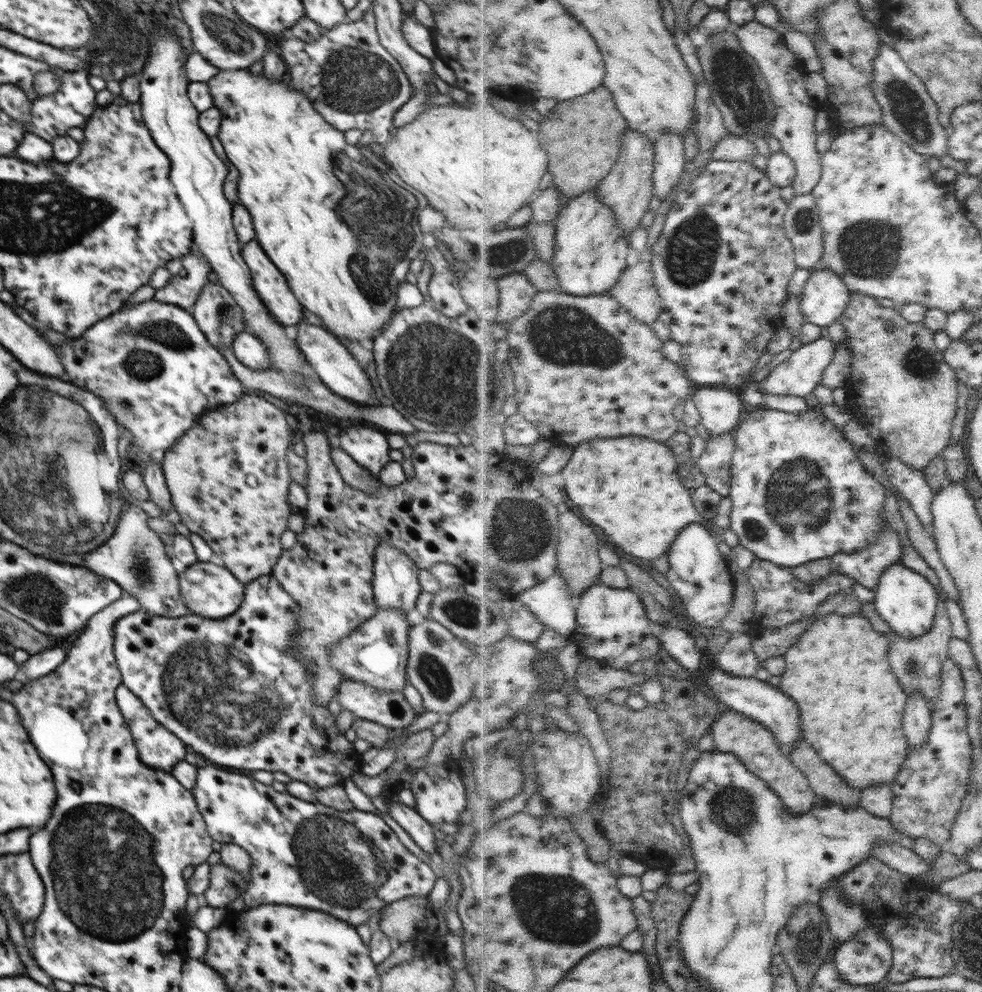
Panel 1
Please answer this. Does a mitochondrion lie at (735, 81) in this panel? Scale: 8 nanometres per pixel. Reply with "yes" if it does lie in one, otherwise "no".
yes

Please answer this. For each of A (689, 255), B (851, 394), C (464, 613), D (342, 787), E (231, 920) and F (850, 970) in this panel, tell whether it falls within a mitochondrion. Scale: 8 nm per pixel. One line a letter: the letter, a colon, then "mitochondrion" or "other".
A: mitochondrion
B: other
C: mitochondrion
D: other
E: other
F: other

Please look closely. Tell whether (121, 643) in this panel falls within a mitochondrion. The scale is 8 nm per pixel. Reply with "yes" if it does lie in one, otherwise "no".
no

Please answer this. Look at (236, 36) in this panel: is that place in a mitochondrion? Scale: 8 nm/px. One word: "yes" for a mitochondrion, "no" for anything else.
yes

